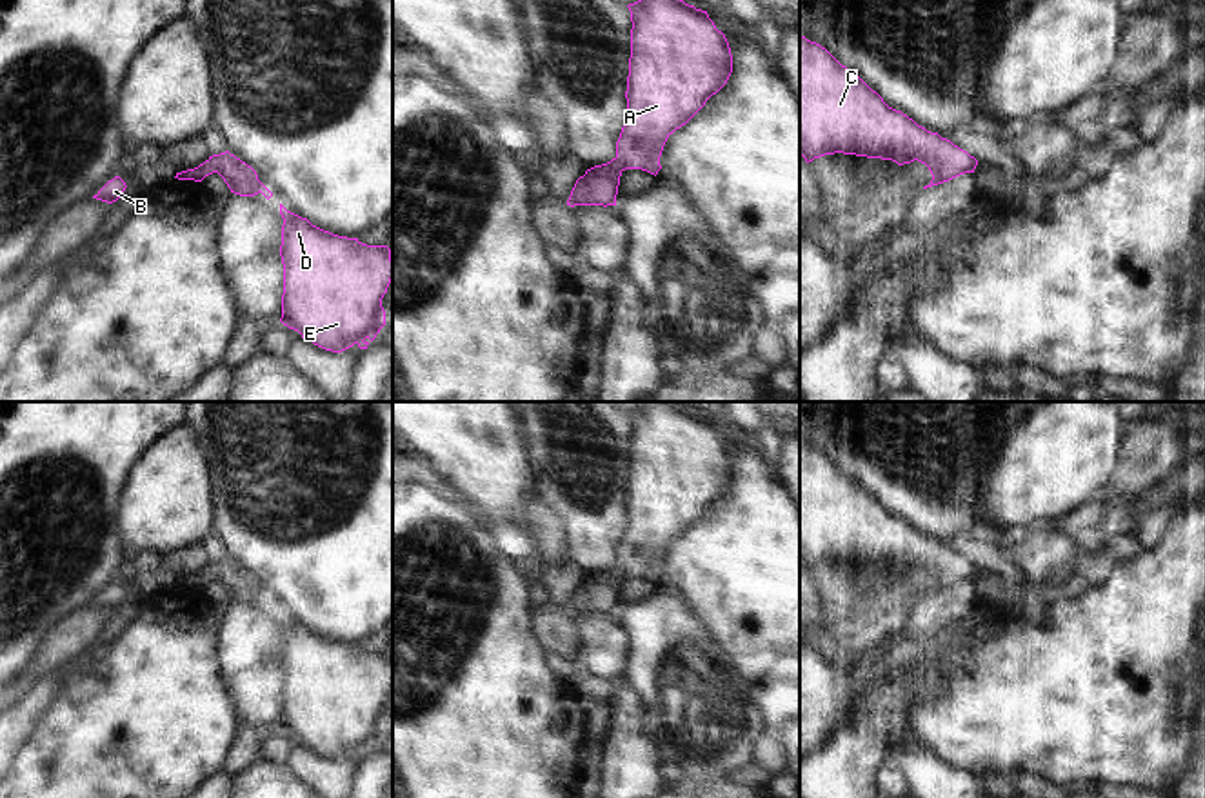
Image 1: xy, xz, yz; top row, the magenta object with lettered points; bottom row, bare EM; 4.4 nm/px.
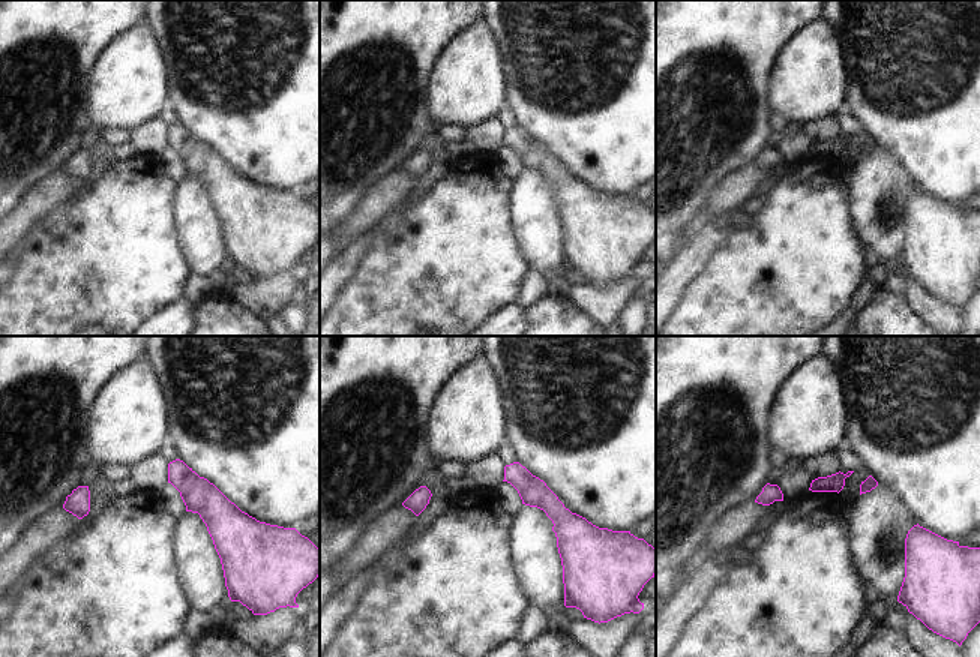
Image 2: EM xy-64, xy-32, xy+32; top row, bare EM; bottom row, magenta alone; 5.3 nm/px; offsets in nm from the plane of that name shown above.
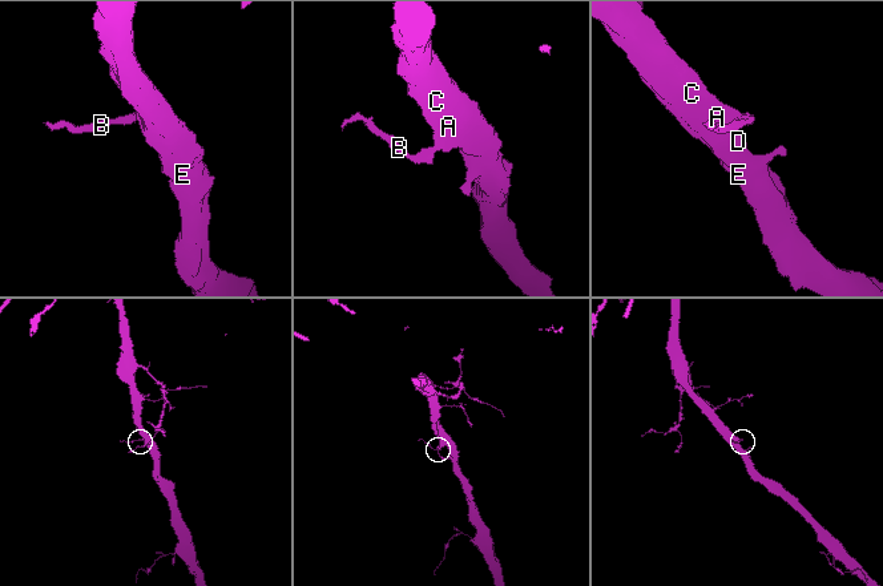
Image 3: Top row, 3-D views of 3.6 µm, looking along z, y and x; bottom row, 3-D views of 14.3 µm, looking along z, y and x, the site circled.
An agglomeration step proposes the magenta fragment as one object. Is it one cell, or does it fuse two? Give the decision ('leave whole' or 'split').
leave whole

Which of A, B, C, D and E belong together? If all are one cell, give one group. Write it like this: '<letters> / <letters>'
A B C D E

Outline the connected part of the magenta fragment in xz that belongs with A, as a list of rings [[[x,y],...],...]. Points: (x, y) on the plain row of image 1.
[[[645,402],[631,418],[627,527],[616,564],[580,584],[567,613],[616,613],[625,576],[658,582],[667,545],[716,502],[732,480],[729,449],[707,418],[674,402]]]

